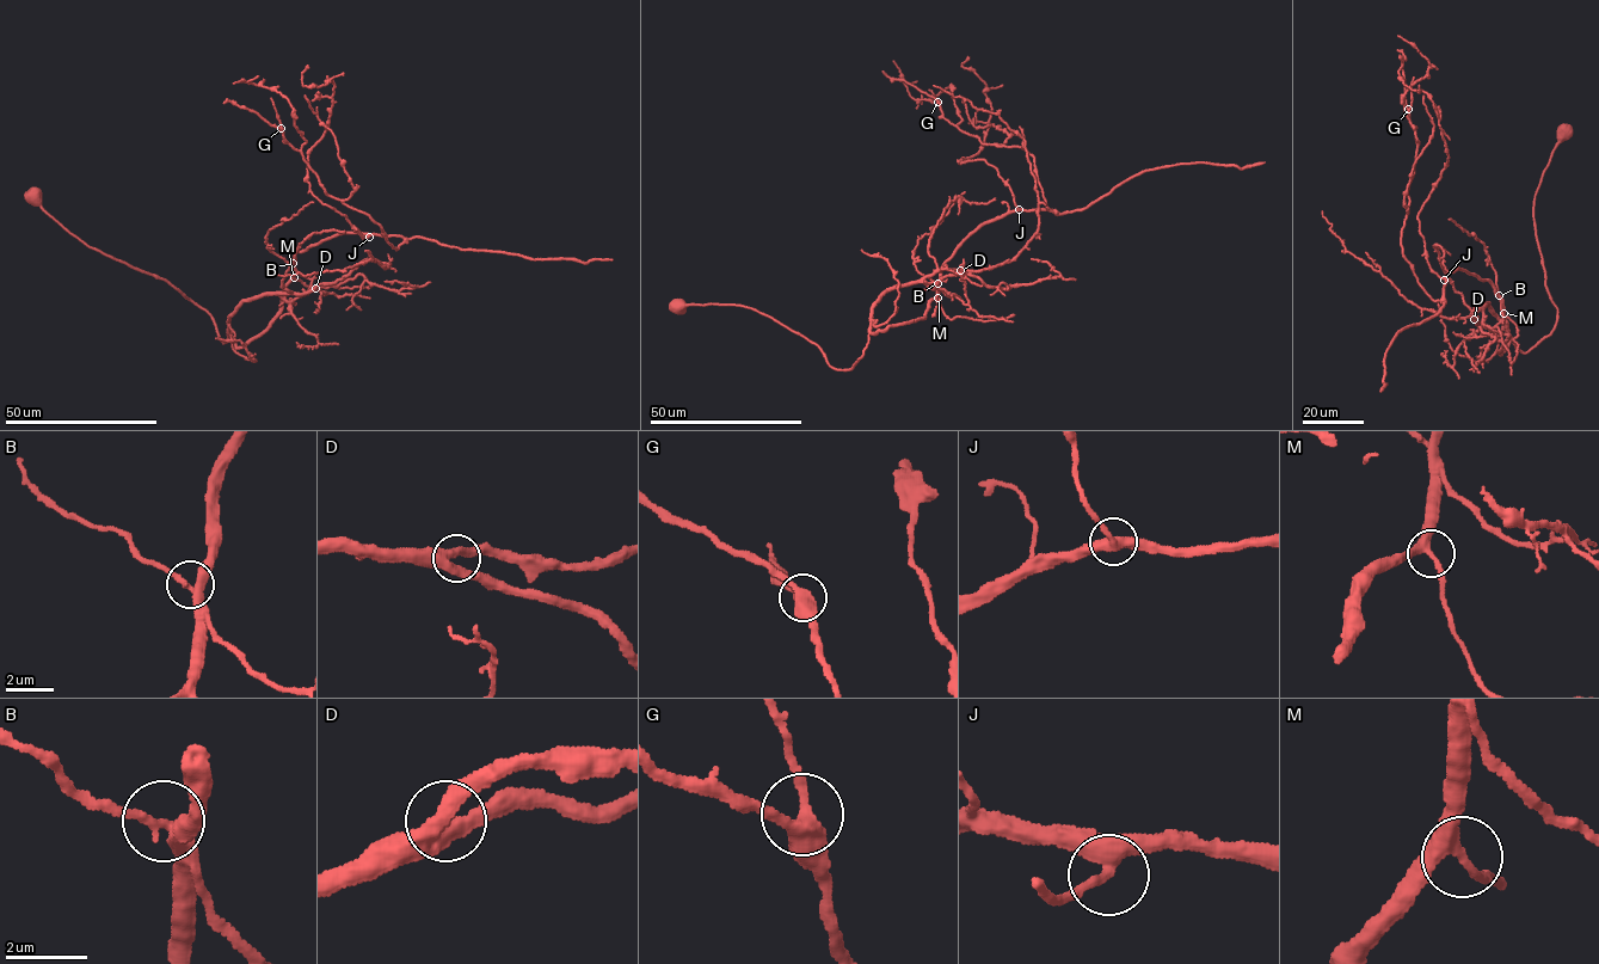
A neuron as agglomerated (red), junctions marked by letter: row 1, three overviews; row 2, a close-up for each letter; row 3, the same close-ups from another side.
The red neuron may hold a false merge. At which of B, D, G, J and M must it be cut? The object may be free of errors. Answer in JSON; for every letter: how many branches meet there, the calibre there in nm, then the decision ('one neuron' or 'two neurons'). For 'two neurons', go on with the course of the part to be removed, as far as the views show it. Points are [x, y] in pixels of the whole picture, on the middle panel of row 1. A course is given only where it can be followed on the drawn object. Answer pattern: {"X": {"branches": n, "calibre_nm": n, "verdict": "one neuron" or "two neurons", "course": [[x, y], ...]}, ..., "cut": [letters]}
{"B": {"branches": 3, "calibre_nm": 320, "verdict": "one neuron"}, "D": {"branches": 3, "calibre_nm": 320, "verdict": "one neuron"}, "G": {"branches": 3, "calibre_nm": 400, "verdict": "one neuron"}, "J": {"branches": 3, "calibre_nm": 340, "verdict": "one neuron"}, "M": {"branches": 3, "calibre_nm": 320, "verdict": "one neuron"}, "cut": []}

